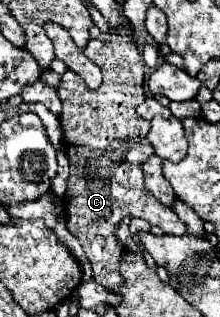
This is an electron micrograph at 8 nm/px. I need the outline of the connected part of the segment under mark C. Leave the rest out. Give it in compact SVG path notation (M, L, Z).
M101 34L87 42L85 56L101 68L103 84L97 90L91 90L79 74L65 72L61 76L61 86L57 88L63 104L59 120L71 164L63 204L67 206L67 224L71 226L71 232L79 238L83 250L91 258L95 282L103 288L119 290L125 284L125 278L119 276L121 250L113 248L115 230L125 216L145 218L151 226L159 226L165 234L175 236L183 236L187 226L179 222L173 208L159 204L159 200L155 200L143 186L141 164L153 156L153 148L147 142L149 122L137 114L137 106L145 102L145 64L139 46L127 36Z

